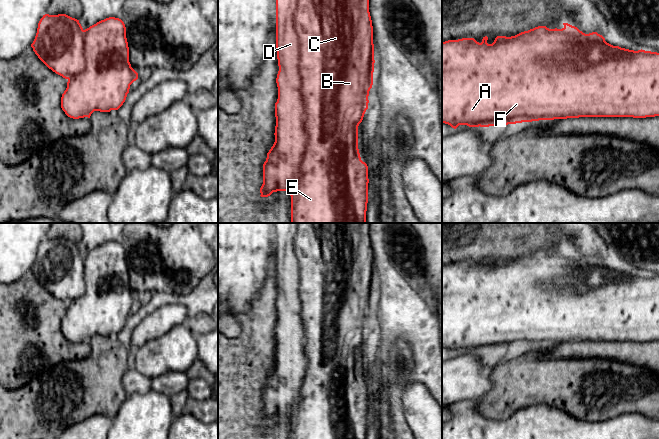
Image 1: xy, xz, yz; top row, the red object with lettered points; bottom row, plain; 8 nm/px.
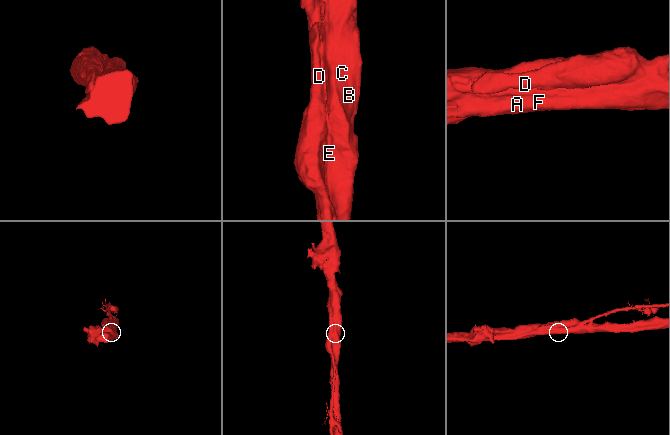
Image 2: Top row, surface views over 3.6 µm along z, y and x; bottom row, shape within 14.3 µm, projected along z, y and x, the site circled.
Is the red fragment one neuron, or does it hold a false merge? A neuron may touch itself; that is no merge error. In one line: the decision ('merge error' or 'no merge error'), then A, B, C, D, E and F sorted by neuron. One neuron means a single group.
merge error; A B C E F / D

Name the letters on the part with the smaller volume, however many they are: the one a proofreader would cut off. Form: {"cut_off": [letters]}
{"cut_off": ["D"]}

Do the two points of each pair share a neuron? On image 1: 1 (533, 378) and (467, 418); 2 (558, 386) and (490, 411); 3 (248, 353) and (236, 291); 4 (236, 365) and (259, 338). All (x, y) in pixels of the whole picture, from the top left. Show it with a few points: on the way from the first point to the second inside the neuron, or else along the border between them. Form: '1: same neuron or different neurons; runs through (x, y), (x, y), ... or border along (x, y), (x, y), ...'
1: different neurons; border along (476, 411), (485, 417), (499, 420)
2: same neuron; runs through (541, 386), (521, 386), (507, 400)
3: different neurons; border along (256, 295), (249, 309), (235, 312), (231, 315)
4: same neuron; runs through (243, 358), (255, 345)

